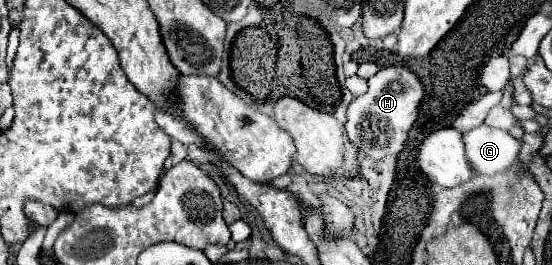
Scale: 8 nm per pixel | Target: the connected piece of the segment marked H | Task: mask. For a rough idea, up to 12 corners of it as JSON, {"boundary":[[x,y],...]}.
{"boundary":[[388,66],[346,108],[368,158],[402,152],[424,98],[420,78]]}

